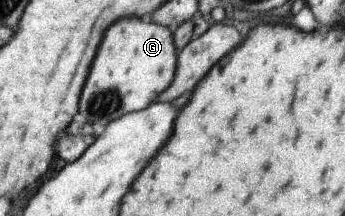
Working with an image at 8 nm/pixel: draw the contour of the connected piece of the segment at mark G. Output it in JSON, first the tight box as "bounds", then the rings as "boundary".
{"bounds":[78,17,177,126],"boundary":[[[134,17],[118,19],[104,31],[90,63],[78,101],[78,113],[84,115],[88,123],[105,126],[126,113],[141,110],[156,101],[158,94],[170,85],[176,66],[177,51],[167,27]]]}

